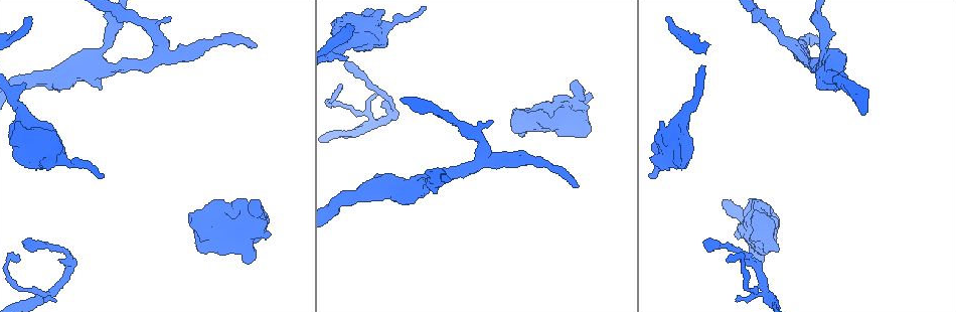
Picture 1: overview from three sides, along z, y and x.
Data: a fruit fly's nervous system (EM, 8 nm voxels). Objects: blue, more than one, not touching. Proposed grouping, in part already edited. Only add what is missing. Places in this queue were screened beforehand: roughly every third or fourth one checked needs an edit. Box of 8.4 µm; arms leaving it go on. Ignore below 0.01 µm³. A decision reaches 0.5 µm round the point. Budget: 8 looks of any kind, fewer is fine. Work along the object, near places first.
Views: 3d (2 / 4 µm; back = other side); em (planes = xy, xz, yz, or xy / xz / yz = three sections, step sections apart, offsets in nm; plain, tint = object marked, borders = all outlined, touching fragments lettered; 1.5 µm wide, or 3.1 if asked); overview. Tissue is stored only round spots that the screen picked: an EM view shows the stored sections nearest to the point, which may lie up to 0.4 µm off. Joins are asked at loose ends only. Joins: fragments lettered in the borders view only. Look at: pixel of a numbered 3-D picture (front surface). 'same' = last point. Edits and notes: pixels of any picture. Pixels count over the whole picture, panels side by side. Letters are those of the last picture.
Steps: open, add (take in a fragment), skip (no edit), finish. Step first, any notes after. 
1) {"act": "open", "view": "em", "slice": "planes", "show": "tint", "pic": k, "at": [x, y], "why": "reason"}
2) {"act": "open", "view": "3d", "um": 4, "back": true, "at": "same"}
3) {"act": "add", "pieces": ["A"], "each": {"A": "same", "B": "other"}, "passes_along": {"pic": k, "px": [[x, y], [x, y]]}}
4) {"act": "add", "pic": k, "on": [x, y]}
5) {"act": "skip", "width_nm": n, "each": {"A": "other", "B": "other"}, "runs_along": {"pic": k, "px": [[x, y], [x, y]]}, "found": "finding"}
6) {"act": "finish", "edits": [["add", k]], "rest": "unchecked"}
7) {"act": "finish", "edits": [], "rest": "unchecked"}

{"act": "open", "view": "em", "slice": "xy", "step": 8, "show": "borders", "pic": 1, "at": [16, 123], "why": "thick end"}

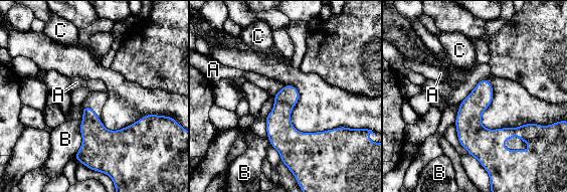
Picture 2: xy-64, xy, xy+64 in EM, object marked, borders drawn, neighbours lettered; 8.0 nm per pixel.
{"act": "skip", "each": {"A": "other", "B": "other", "C": "other"}, "border": {"pic": 2, "px": [[82, 107], [81, 145], [72, 158]]}, "found": "no lettered fragment goes on from it"}

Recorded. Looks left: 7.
{"act": "open", "view": "3d", "um": 4, "pic": 1, "at": [670, 19], "why": "an open end"}

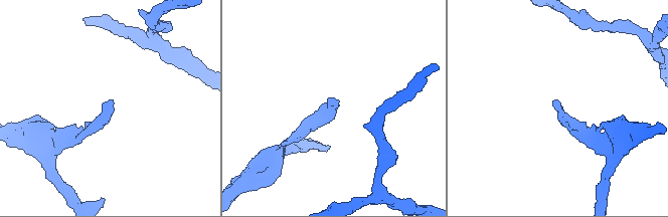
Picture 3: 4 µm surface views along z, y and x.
{"act": "open", "view": "em", "slice": "xy", "step": 4, "show": "borders", "pic": 3, "at": [336, 101], "why": "now the EM"}

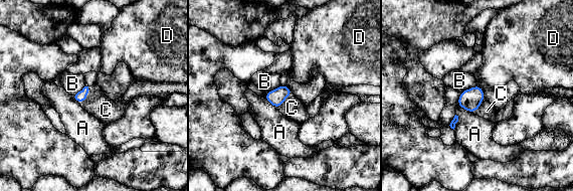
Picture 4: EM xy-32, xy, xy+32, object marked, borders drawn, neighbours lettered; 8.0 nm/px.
{"act": "add", "pic": 4, "on": [106, 110], "each": {"A": "other", "B": "other", "C": "same", "D": "other"}, "passes_along": {"pic": 4, "px": [[80, 97], [86, 98], [106, 110]]}, "found": "it goes on there"}

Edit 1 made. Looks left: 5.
{"act": "open", "view": "overview", "why": "see it whole again"}

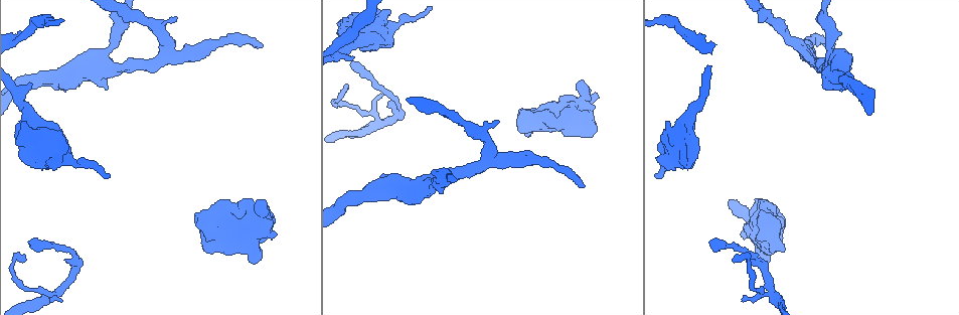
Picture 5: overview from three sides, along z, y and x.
{"act": "open", "view": "3d", "um": 4, "pic": 5, "at": [834, 47], "why": "end of a long branch"}

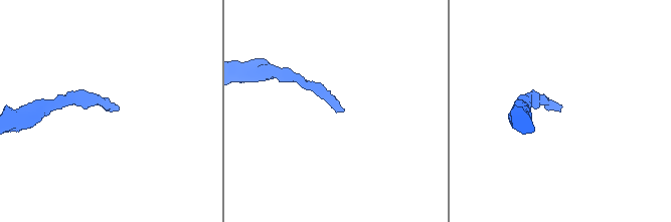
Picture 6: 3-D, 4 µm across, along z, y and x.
{"act": "open", "view": "em", "slice": "planes", "show": "borders", "pic": 6, "at": [119, 108]}

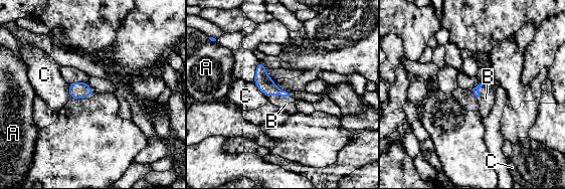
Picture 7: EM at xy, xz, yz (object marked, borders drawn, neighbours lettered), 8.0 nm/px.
{"act": "add", "pic": 7, "on": [286, 104], "each": {"A": "other", "B": "same", "C": "other"}, "passes_along": {"pic": 7, "px": [[263, 81], [277, 95], [286, 104]]}, "found": "the neuron continues"}

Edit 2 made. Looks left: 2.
{"act": "finish", "edits": [["add", 4], ["add", 7]], "rest": "unchecked"}

